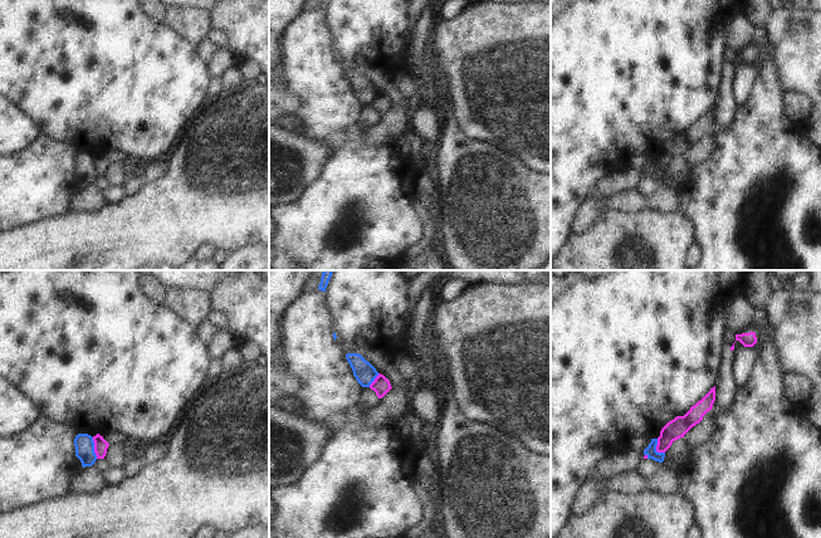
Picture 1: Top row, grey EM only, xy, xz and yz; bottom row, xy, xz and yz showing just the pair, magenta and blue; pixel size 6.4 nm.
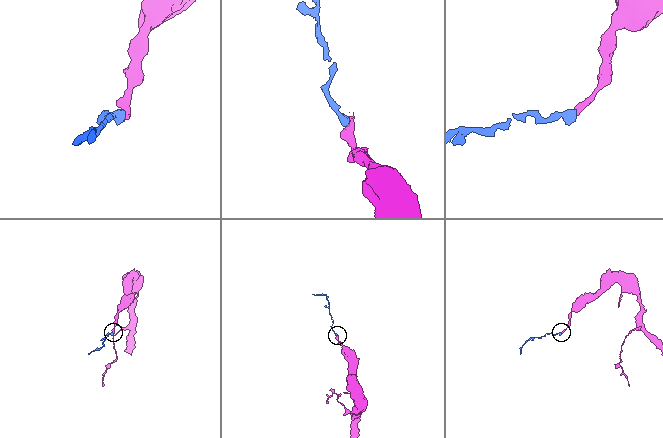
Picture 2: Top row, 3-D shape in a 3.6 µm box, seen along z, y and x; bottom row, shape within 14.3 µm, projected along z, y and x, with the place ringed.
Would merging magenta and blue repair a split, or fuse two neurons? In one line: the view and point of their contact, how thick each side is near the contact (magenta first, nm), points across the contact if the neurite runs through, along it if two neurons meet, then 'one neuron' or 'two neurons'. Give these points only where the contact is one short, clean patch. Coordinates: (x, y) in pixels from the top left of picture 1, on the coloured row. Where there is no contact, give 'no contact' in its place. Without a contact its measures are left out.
meets magenta in xy at (94, 448); 90 nm thick on the magenta side, 130 nm on the other; border along xy (92, 438), (97, 458); two neurons

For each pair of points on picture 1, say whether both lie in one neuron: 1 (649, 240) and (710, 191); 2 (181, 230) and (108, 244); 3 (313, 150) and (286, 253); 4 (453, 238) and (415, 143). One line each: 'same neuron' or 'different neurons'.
1: different neurons
2: same neuron
3: different neurons
4: different neurons

